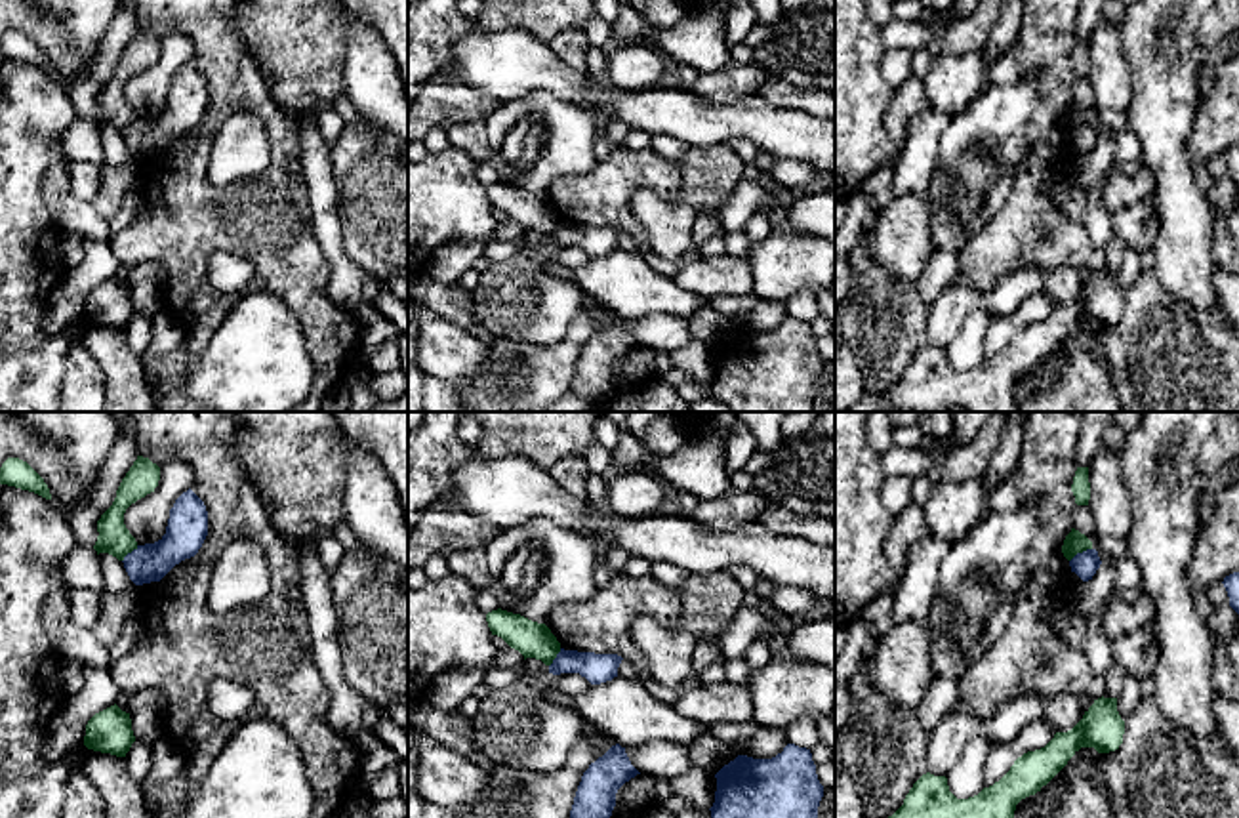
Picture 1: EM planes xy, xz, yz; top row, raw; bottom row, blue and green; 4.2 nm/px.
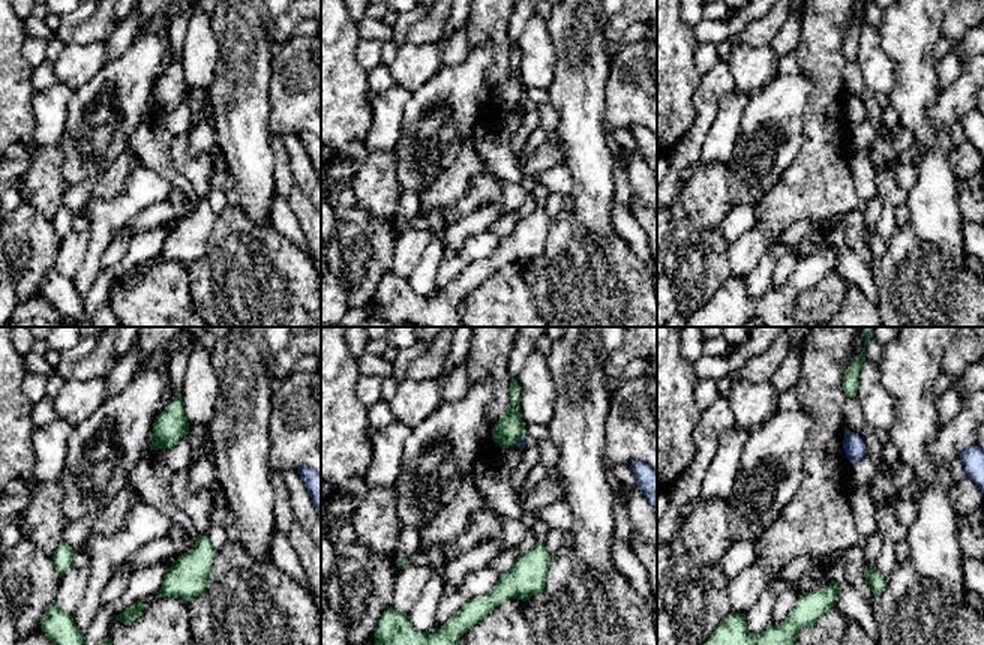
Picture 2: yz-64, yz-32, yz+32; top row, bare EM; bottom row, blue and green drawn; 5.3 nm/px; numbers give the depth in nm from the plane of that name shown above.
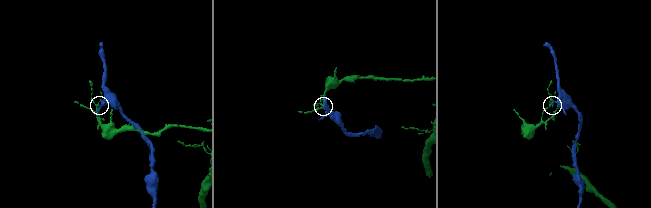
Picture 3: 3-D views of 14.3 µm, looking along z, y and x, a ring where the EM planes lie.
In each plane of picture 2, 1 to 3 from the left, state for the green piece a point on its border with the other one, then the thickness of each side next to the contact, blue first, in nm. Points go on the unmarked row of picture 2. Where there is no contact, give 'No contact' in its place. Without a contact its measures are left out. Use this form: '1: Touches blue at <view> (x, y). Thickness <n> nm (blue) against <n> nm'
1: No contact
2: Touches blue at yz-32 (519, 104). Thickness 50 nm (blue) against 160 nm
3: Touches blue at yz+32 (848, 98). Thickness 120 nm (blue) against 30 nm

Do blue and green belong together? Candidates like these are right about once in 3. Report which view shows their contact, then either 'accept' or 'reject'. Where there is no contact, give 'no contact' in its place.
yz | reject

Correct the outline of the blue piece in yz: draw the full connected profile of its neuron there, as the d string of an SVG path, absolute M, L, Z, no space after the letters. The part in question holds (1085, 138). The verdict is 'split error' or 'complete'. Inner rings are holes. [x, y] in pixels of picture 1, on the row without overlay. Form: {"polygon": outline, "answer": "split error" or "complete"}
{"polygon": "M1087 122L1083 126L1077 126L1071 133L1071 145L1075 145L1083 154L1092 153L1096 143L1100 141L1102 133L1098 130L1096 122Z", "answer": "complete"}

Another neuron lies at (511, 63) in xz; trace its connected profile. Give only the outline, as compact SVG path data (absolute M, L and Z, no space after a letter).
M473 29L452 46L442 71L456 72L469 88L501 103L545 92L589 105L604 88L604 80L568 67L547 44L517 29Z

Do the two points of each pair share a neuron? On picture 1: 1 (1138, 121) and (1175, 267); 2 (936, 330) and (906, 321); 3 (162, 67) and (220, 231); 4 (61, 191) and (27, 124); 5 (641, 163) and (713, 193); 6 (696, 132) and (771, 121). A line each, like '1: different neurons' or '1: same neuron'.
1: same neuron
2: different neurons
3: different neurons
4: different neurons
5: different neurons
6: same neuron

